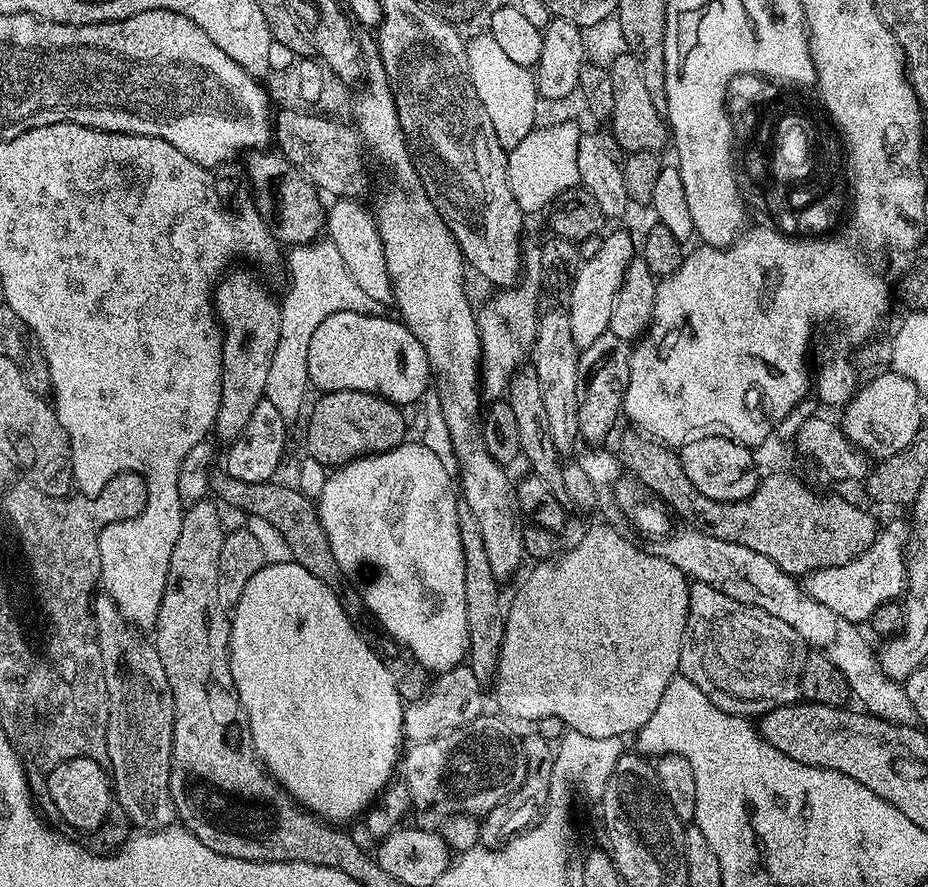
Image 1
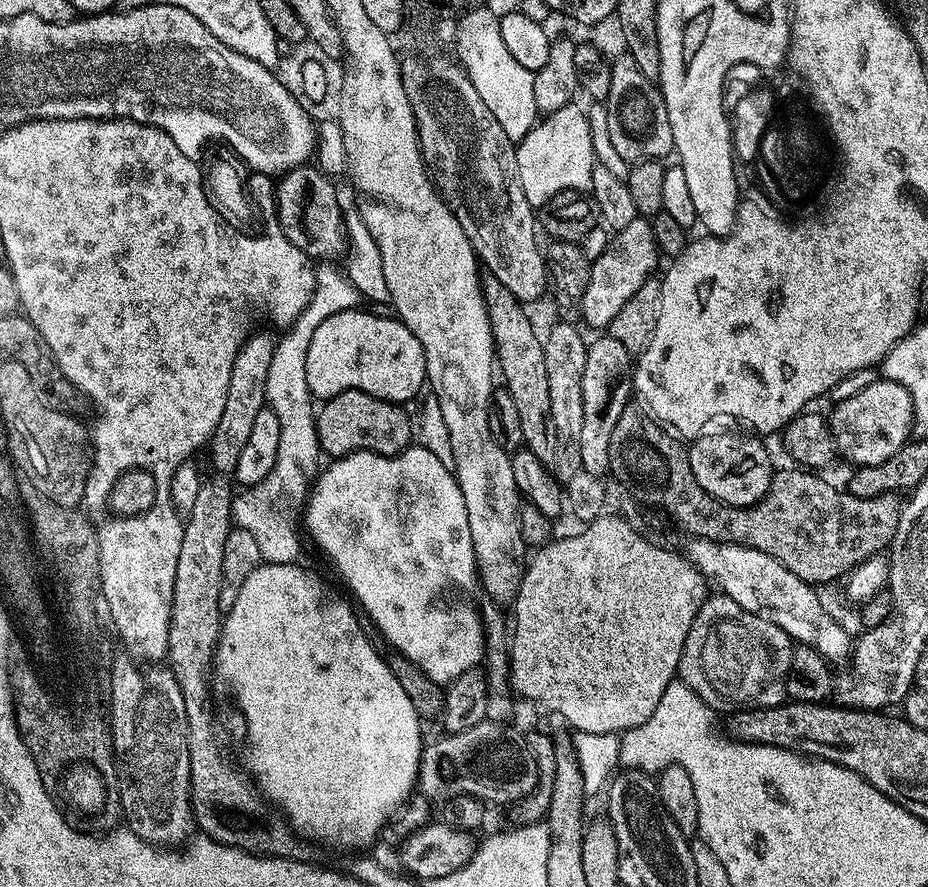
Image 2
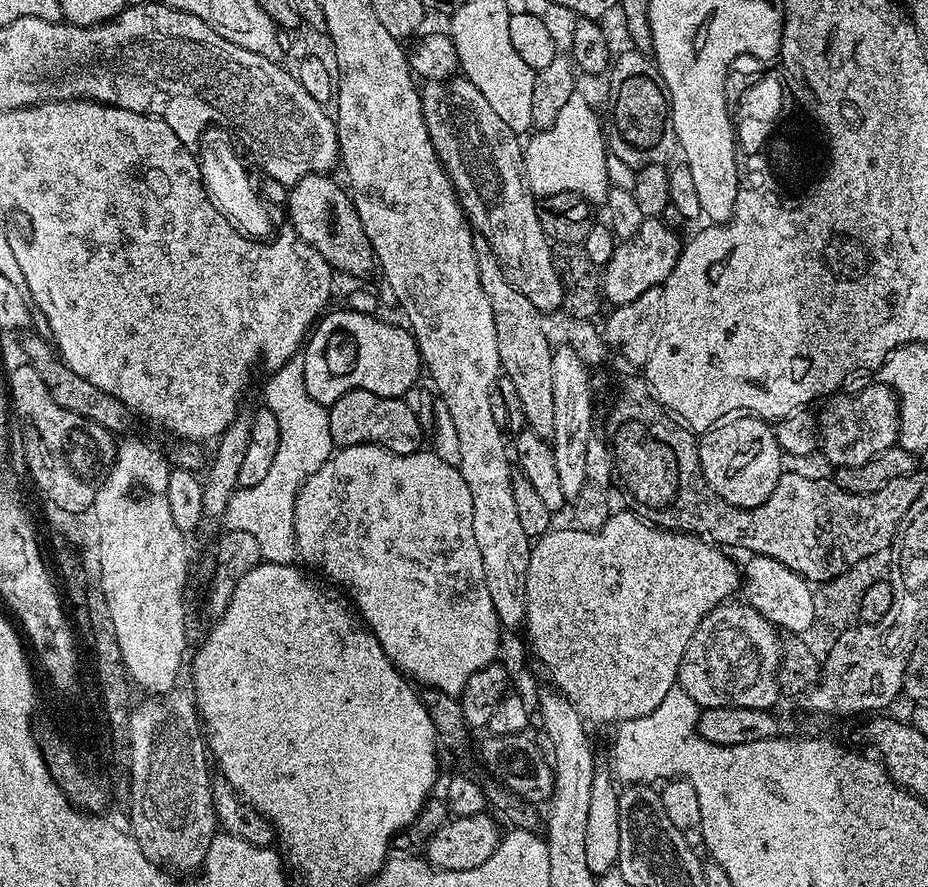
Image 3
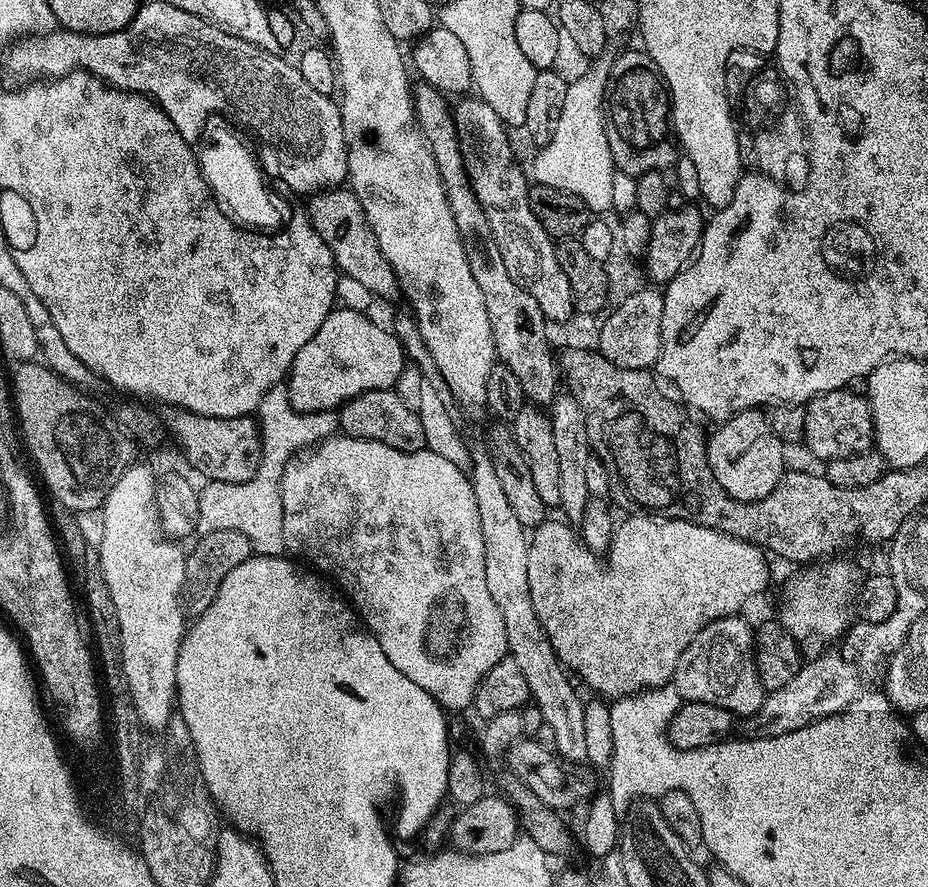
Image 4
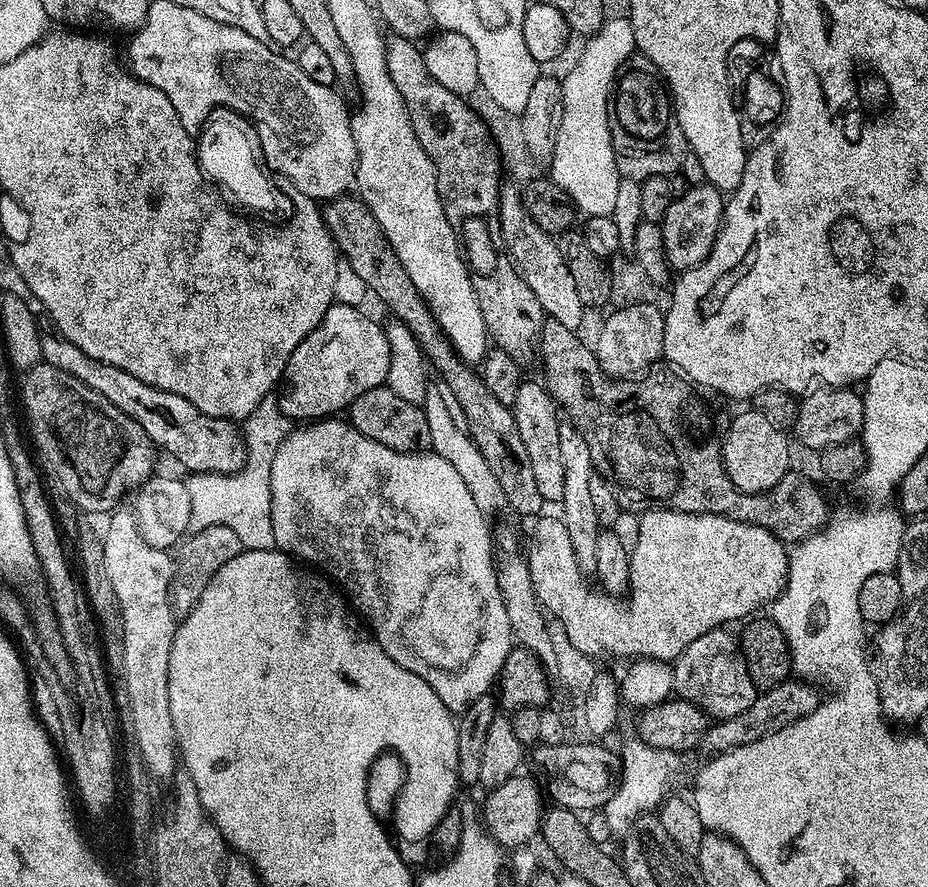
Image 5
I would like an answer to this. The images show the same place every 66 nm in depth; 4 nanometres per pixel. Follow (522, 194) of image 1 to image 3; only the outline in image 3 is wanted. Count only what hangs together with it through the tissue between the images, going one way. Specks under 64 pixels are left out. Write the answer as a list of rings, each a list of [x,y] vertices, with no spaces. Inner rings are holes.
[[[573,94],[570,102],[562,106],[558,118],[550,127],[537,131],[536,137],[532,141],[523,145],[524,149],[524,176],[528,180],[528,185],[532,195],[543,198],[555,192],[573,192],[589,202],[607,201],[608,198],[608,175],[606,174],[606,158],[609,152],[606,149],[606,132],[602,127],[602,120],[596,117],[596,112],[580,97],[580,94]]]

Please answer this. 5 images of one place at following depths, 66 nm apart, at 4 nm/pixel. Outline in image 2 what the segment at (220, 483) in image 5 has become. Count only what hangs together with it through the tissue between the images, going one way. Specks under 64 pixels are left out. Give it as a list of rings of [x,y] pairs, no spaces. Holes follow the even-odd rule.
[[[319,265],[316,268],[316,288],[306,310],[291,327],[283,331],[277,339],[274,358],[270,358],[270,378],[266,378],[266,404],[278,414],[278,458],[274,458],[274,470],[270,470],[264,480],[245,487],[241,496],[239,493],[232,497],[232,523],[246,530],[246,534],[251,534],[254,542],[258,542],[260,559],[265,564],[297,563],[300,540],[296,537],[292,516],[280,505],[280,500],[303,501],[321,467],[322,453],[316,429],[314,397],[310,386],[306,385],[306,353],[310,348],[310,339],[326,318],[336,313],[353,311],[361,298],[341,271],[339,273],[332,266]]]

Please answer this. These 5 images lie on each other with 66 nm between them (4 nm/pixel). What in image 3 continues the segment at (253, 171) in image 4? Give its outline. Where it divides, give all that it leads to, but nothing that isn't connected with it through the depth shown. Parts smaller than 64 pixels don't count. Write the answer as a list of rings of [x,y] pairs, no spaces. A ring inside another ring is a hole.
[[[205,139],[198,148],[200,173],[204,189],[208,192],[210,202],[217,210],[224,213],[230,226],[238,230],[238,234],[248,236],[250,242],[261,242],[262,238],[272,238],[277,235],[276,227],[285,223],[286,216],[283,211],[271,212],[266,201],[260,197],[259,171],[251,172],[248,169],[249,157],[236,149],[237,141],[232,140],[208,140]]]

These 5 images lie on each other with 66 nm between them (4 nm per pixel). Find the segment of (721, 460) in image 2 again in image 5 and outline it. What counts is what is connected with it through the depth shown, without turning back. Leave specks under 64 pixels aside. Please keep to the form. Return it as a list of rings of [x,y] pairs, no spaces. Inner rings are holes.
[[[759,410],[740,412],[732,420],[728,433],[723,433],[720,449],[724,459],[724,469],[734,482],[734,486],[743,492],[765,492],[774,486],[788,471],[788,440],[781,429],[775,428],[767,414]]]

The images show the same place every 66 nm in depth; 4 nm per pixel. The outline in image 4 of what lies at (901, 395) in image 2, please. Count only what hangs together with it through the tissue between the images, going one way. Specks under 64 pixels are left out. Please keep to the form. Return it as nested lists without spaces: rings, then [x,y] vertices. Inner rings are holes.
[[[853,390],[823,392],[806,405],[806,426],[803,447],[808,447],[820,462],[834,458],[850,458],[859,452],[867,452],[874,444],[872,405],[863,395]]]

